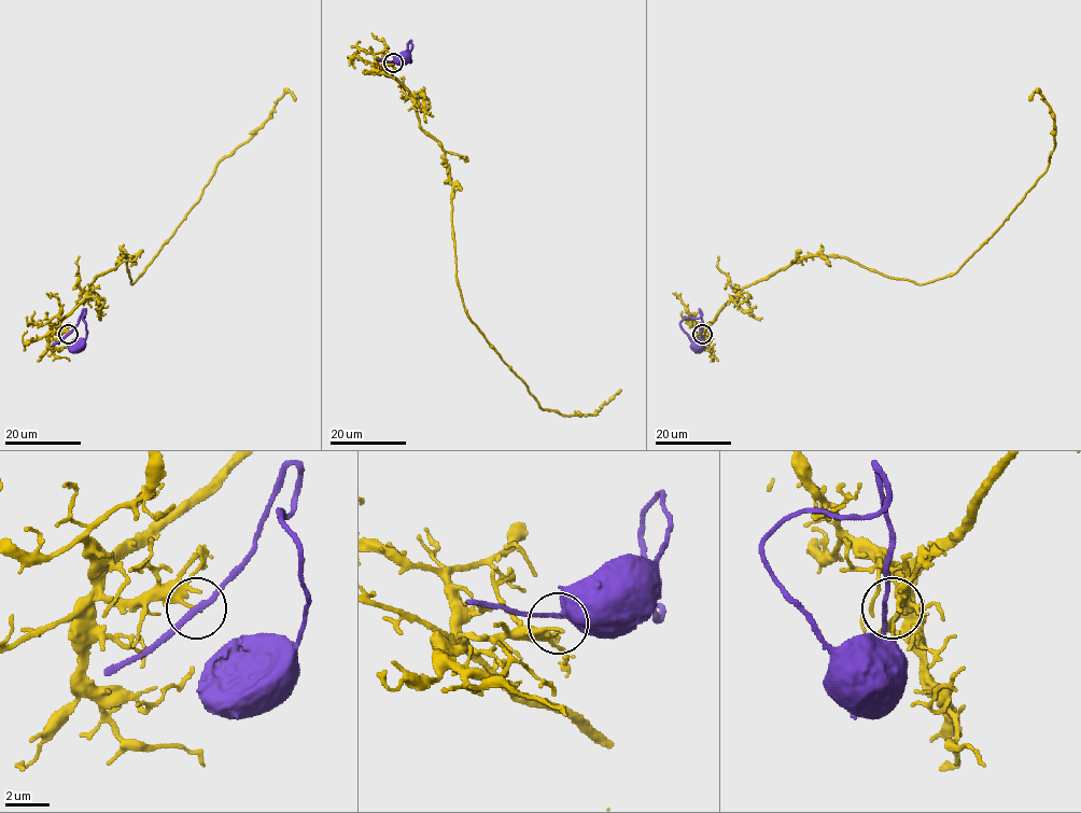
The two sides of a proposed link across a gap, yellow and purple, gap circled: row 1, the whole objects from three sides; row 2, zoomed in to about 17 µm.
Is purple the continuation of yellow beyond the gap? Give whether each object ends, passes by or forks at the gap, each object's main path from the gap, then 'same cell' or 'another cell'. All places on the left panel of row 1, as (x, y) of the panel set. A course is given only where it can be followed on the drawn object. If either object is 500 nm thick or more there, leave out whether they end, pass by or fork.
yellow ends | purple passes by | yellow via (68, 334), (52, 328), (95, 280), (125, 255), (131, 284), (198, 200), (218, 164), (286, 92), (294, 100) | purple via (68, 334), (84, 309), (86, 338), (78, 346) | same cell

